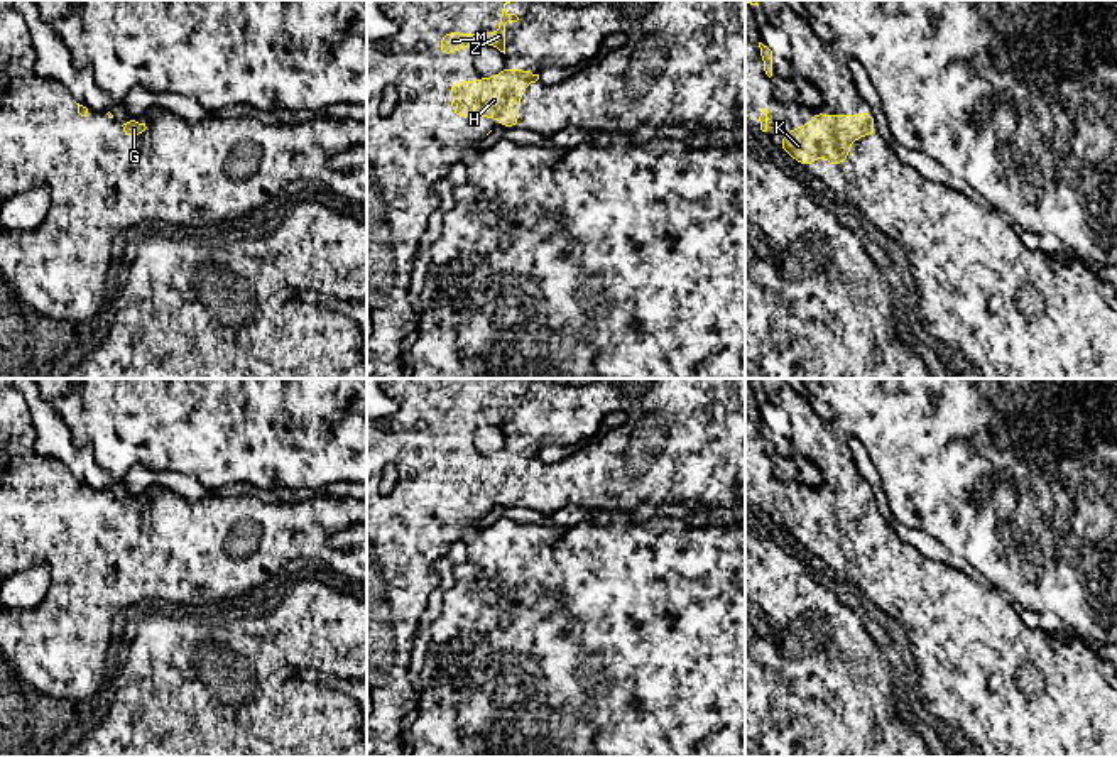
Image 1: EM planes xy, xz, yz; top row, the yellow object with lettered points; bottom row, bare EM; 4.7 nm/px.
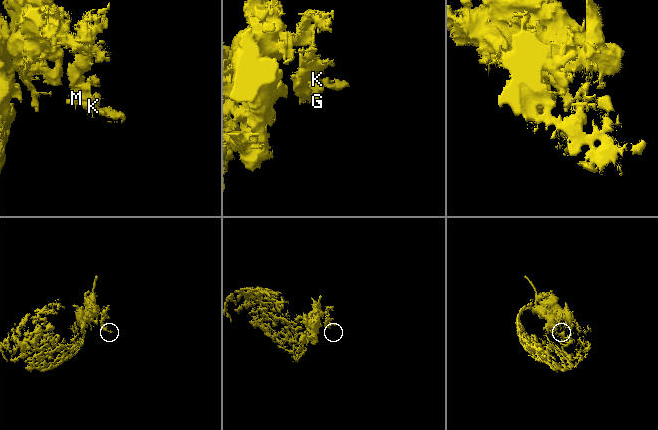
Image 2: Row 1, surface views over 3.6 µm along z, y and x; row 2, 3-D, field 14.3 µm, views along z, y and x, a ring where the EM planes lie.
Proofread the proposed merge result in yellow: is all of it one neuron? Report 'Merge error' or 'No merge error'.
No merge error

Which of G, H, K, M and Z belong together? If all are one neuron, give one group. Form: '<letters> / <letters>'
G H K M Z

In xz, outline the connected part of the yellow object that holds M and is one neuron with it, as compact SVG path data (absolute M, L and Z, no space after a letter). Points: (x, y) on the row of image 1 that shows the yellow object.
M505 0L504 8L502 8L502 17L499 22L499 30L497 32L470 32L470 34L461 34L461 32L443 32L441 34L441 46L436 51L439 57L446 57L451 52L458 52L466 46L493 46L500 52L505 54L505 24L507 22L517 22L519 17L515 14L507 14L505 5L510 3L510 0Z

